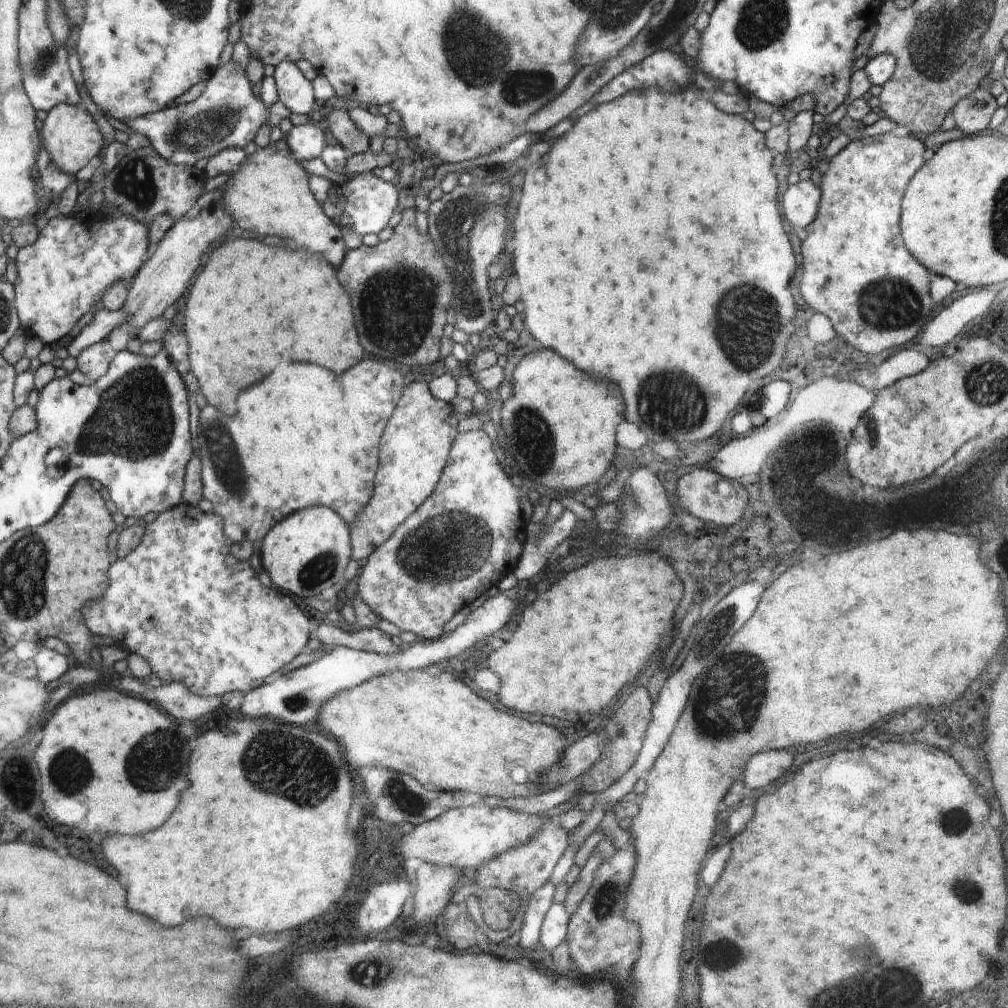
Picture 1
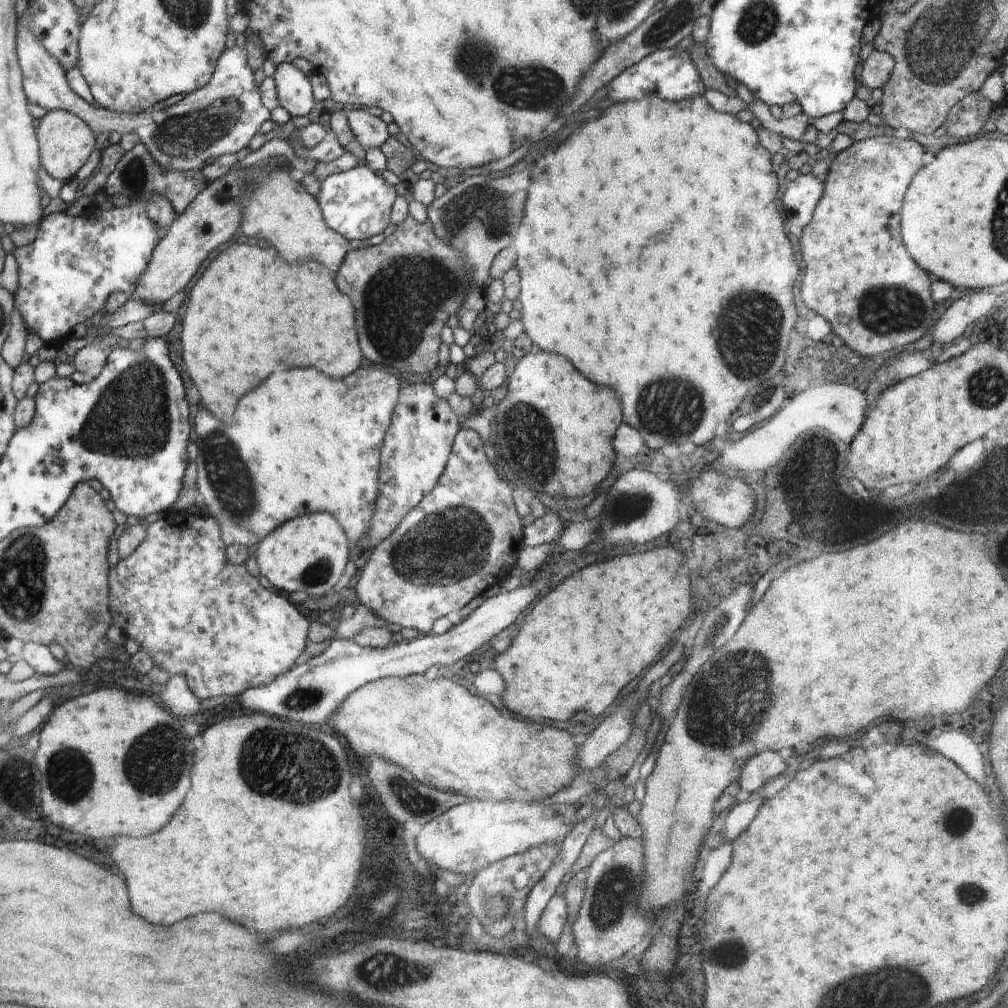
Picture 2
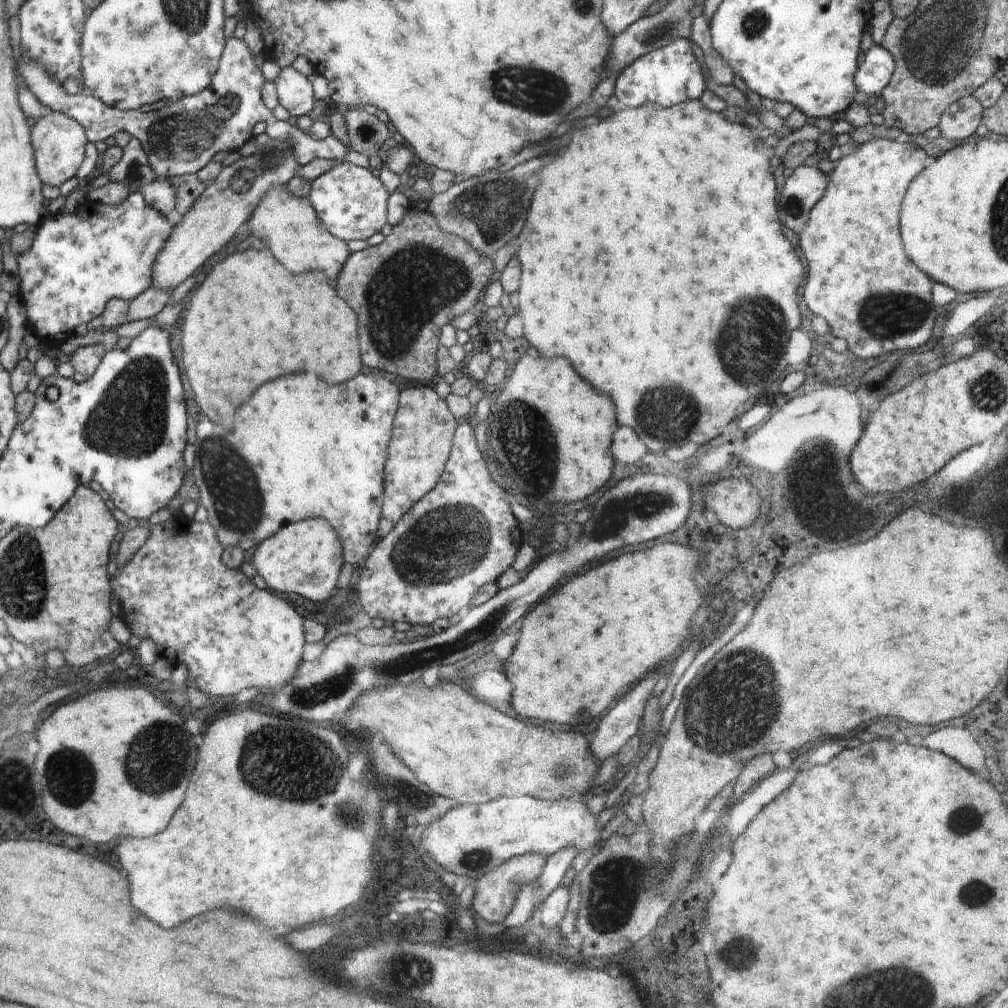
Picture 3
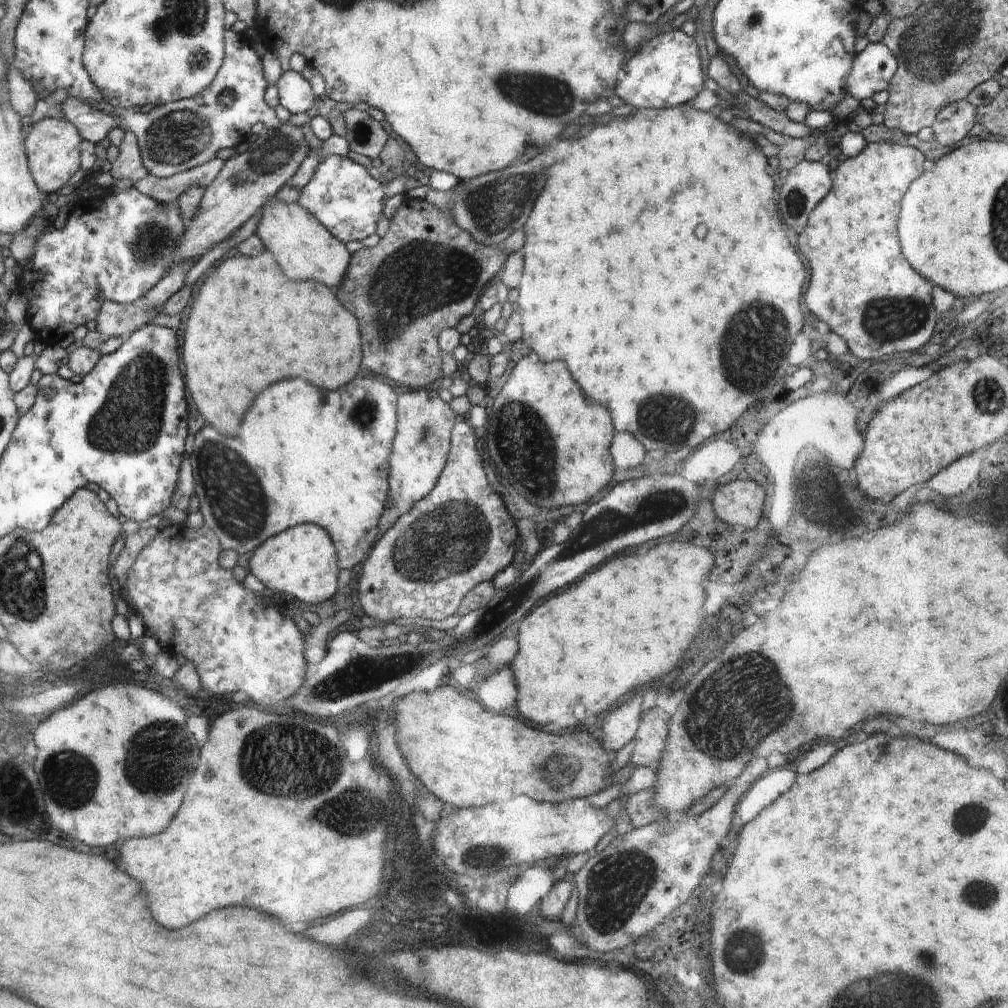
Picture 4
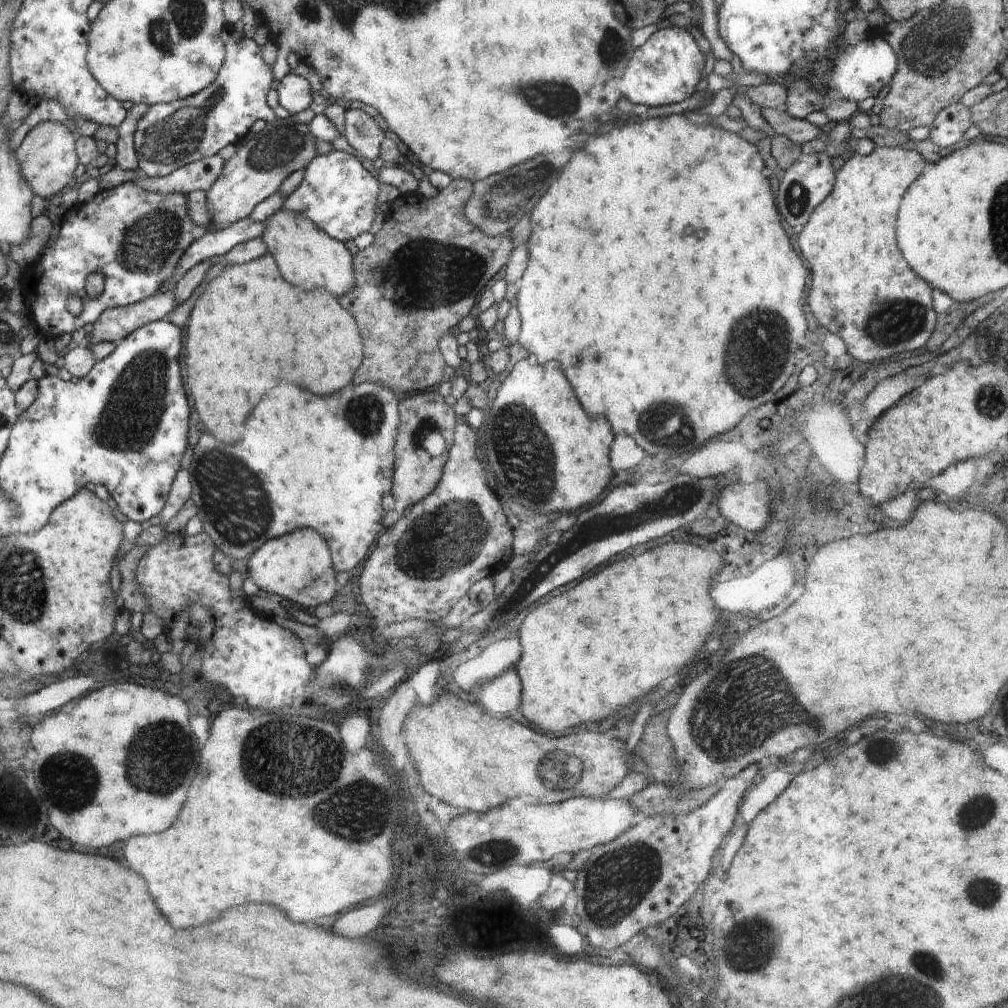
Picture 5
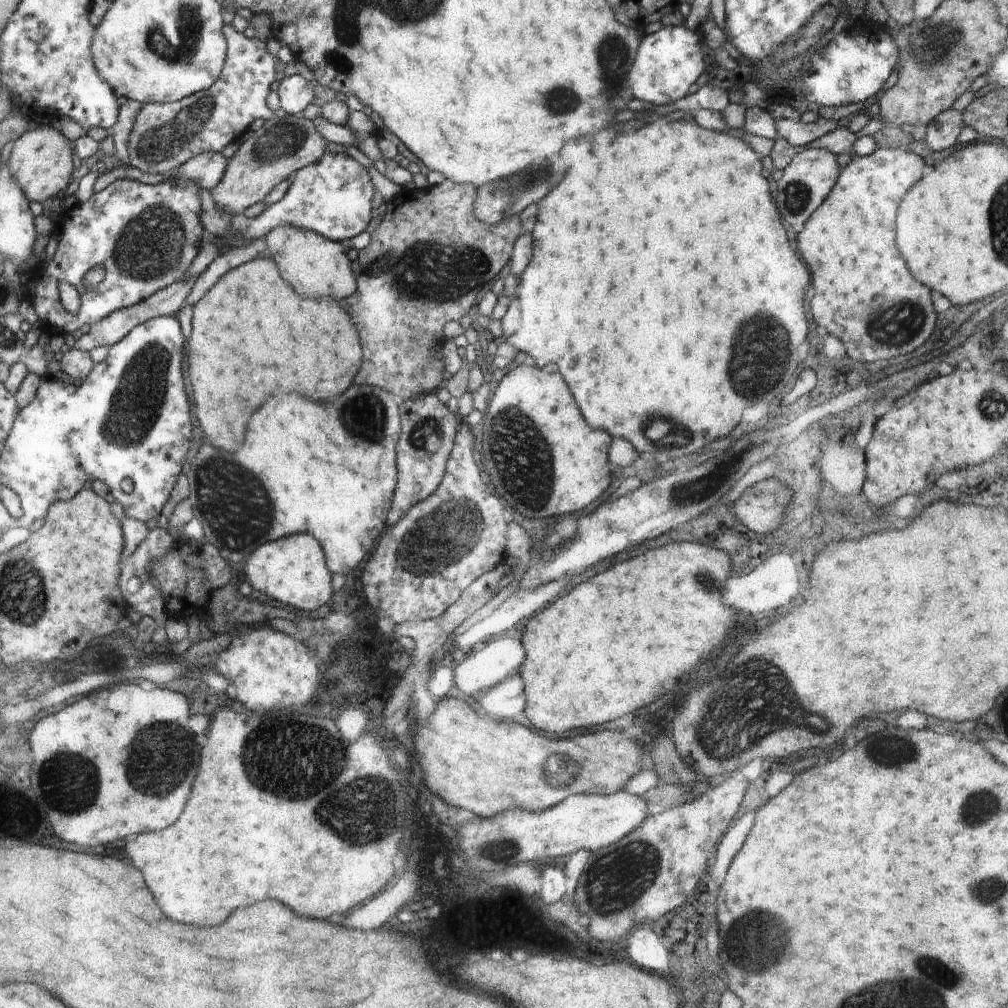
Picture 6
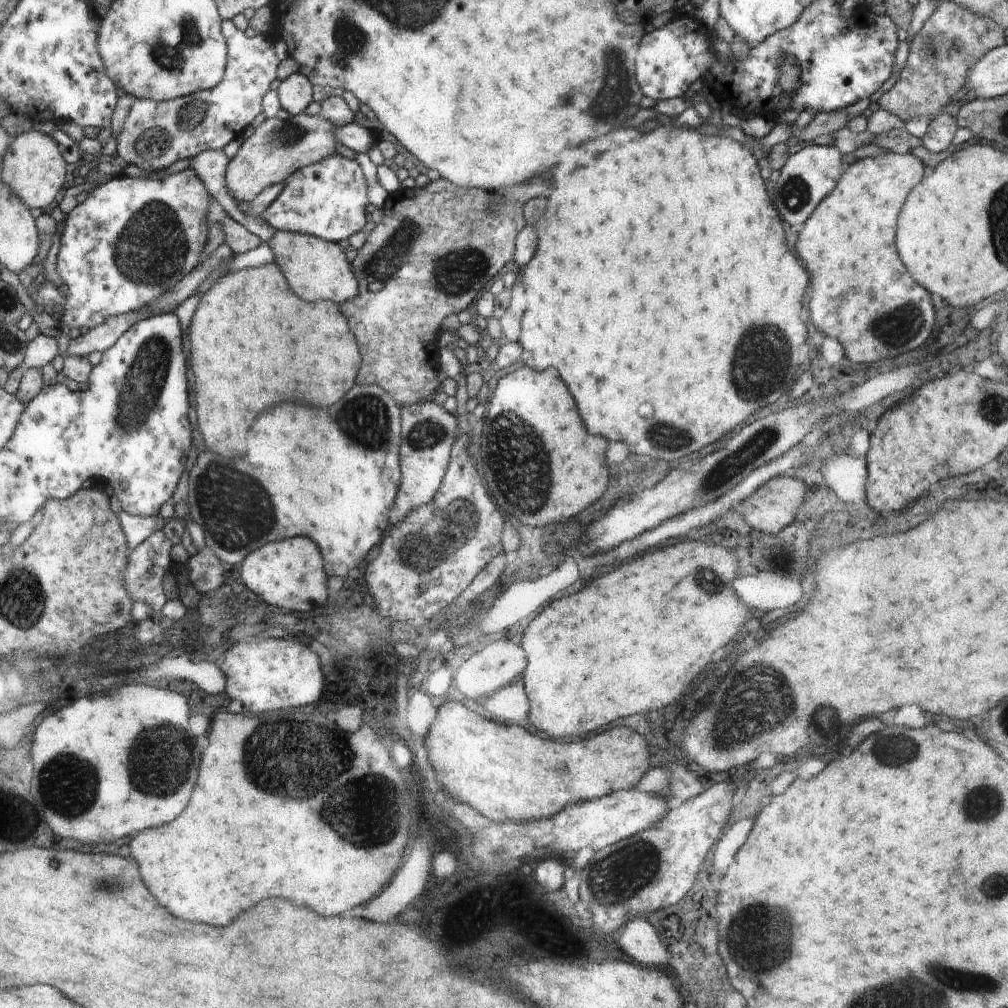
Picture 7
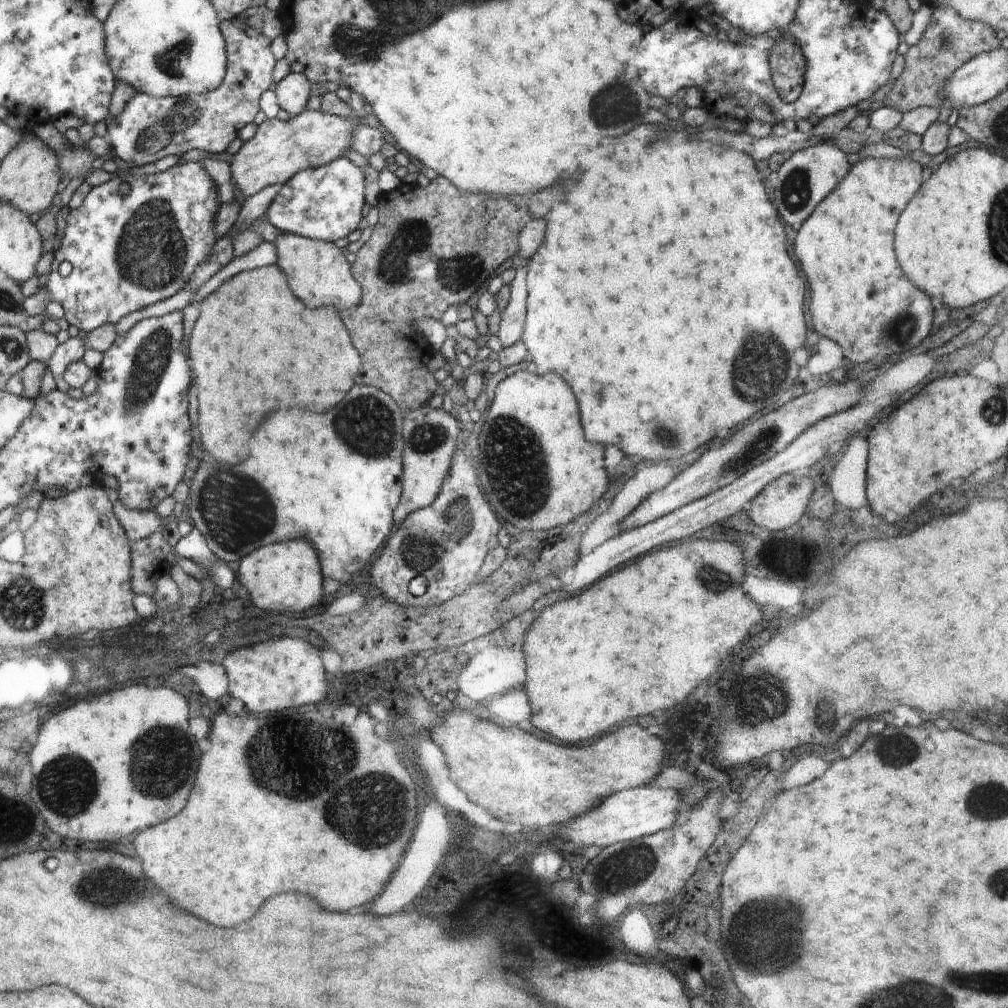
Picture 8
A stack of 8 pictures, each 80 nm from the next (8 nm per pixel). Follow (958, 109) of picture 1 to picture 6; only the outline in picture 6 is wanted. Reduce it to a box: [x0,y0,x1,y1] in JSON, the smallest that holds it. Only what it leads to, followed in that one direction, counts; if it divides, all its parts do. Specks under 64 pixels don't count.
[924,108,964,150]

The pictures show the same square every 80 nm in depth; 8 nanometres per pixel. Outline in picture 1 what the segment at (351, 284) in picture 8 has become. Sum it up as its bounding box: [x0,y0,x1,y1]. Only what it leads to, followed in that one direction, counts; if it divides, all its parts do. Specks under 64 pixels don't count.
[224,140,344,264]

